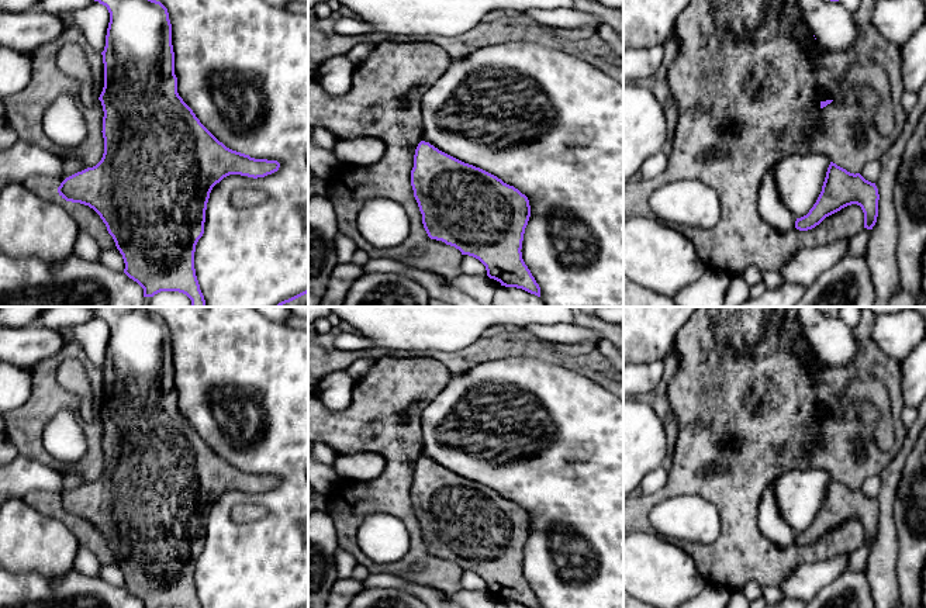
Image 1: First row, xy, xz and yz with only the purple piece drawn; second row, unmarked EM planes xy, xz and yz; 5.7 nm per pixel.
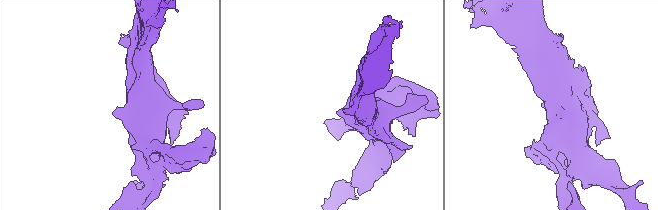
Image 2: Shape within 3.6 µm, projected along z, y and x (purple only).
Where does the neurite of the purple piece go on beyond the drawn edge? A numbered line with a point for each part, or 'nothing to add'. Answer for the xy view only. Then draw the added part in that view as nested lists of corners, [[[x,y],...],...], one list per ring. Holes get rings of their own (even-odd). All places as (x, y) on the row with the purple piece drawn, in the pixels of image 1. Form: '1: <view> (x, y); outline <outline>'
nothing to add

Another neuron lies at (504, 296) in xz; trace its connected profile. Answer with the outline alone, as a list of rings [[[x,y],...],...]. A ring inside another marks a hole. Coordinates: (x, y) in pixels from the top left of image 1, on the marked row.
[[[497,286],[493,298],[494,307],[546,307],[543,300],[522,289]]]

